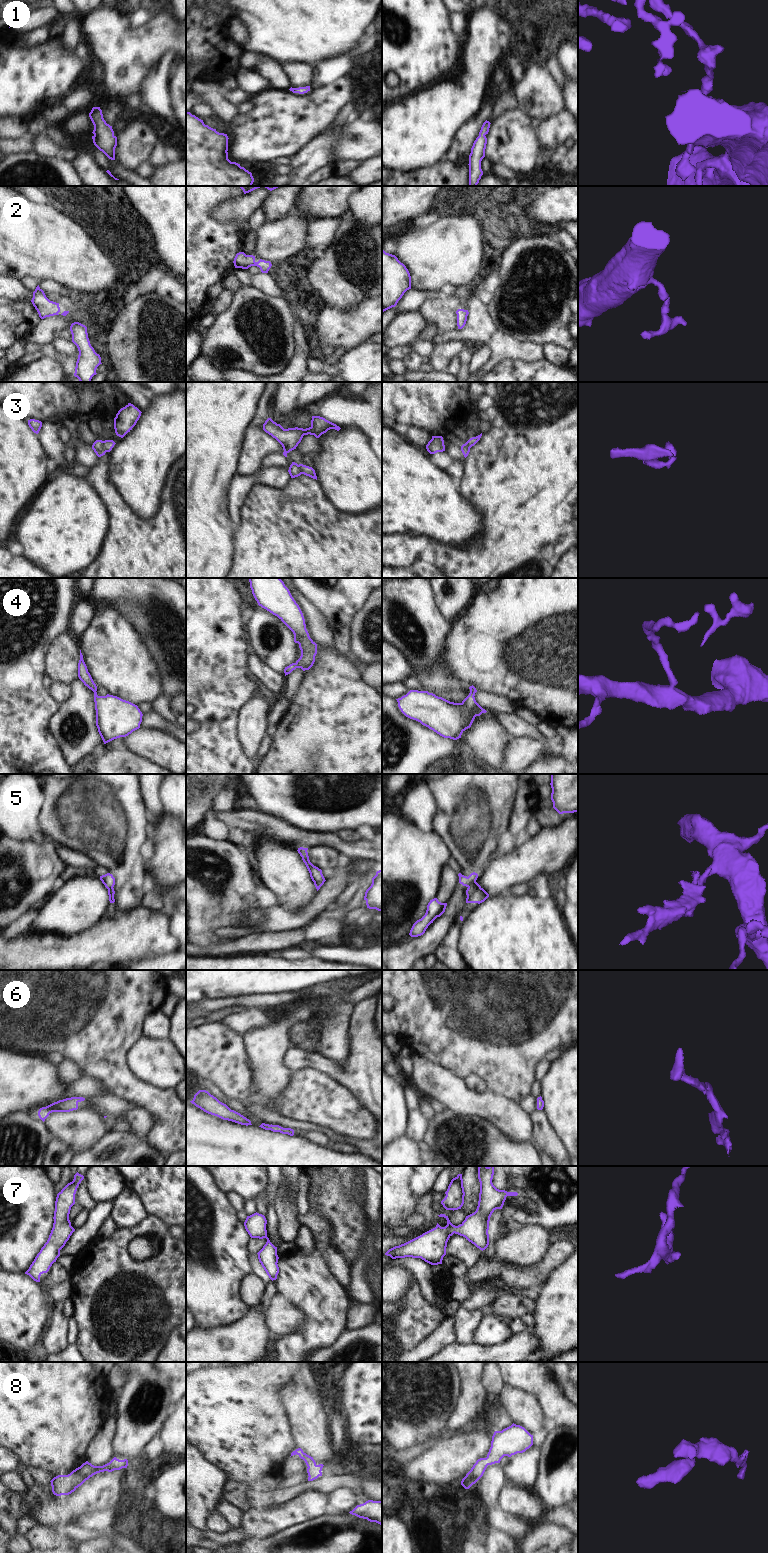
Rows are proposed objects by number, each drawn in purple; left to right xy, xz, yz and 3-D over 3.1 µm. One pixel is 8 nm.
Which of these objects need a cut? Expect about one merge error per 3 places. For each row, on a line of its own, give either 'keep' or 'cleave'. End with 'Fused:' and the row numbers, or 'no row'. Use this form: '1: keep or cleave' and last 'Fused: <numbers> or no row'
1: keep
2: keep
3: cleave
4: keep
5: cleave
6: keep
7: keep
8: keep
Fused: 3, 5

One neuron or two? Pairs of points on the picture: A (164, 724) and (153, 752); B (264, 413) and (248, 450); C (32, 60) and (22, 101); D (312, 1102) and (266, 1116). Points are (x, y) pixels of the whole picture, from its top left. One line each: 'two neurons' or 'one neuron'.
A: two neurons
B: one neuron
C: one neuron
D: two neurons

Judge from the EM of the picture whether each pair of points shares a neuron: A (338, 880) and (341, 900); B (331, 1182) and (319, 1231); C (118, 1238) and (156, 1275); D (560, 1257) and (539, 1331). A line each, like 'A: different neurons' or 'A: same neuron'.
A: different neurons
B: different neurons
C: same neuron
D: different neurons

